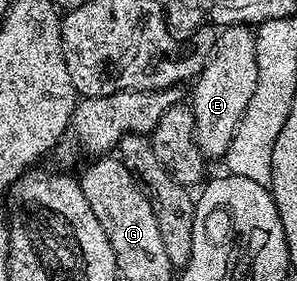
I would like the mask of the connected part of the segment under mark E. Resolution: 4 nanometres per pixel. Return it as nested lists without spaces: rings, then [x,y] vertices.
[[[231,24],[222,27],[220,32],[205,61],[204,70],[192,85],[195,138],[207,158],[224,157],[227,146],[231,146],[231,138],[235,138],[235,126],[239,126],[239,118],[243,118],[251,94],[255,94],[255,82],[259,78],[254,29],[248,24]]]

